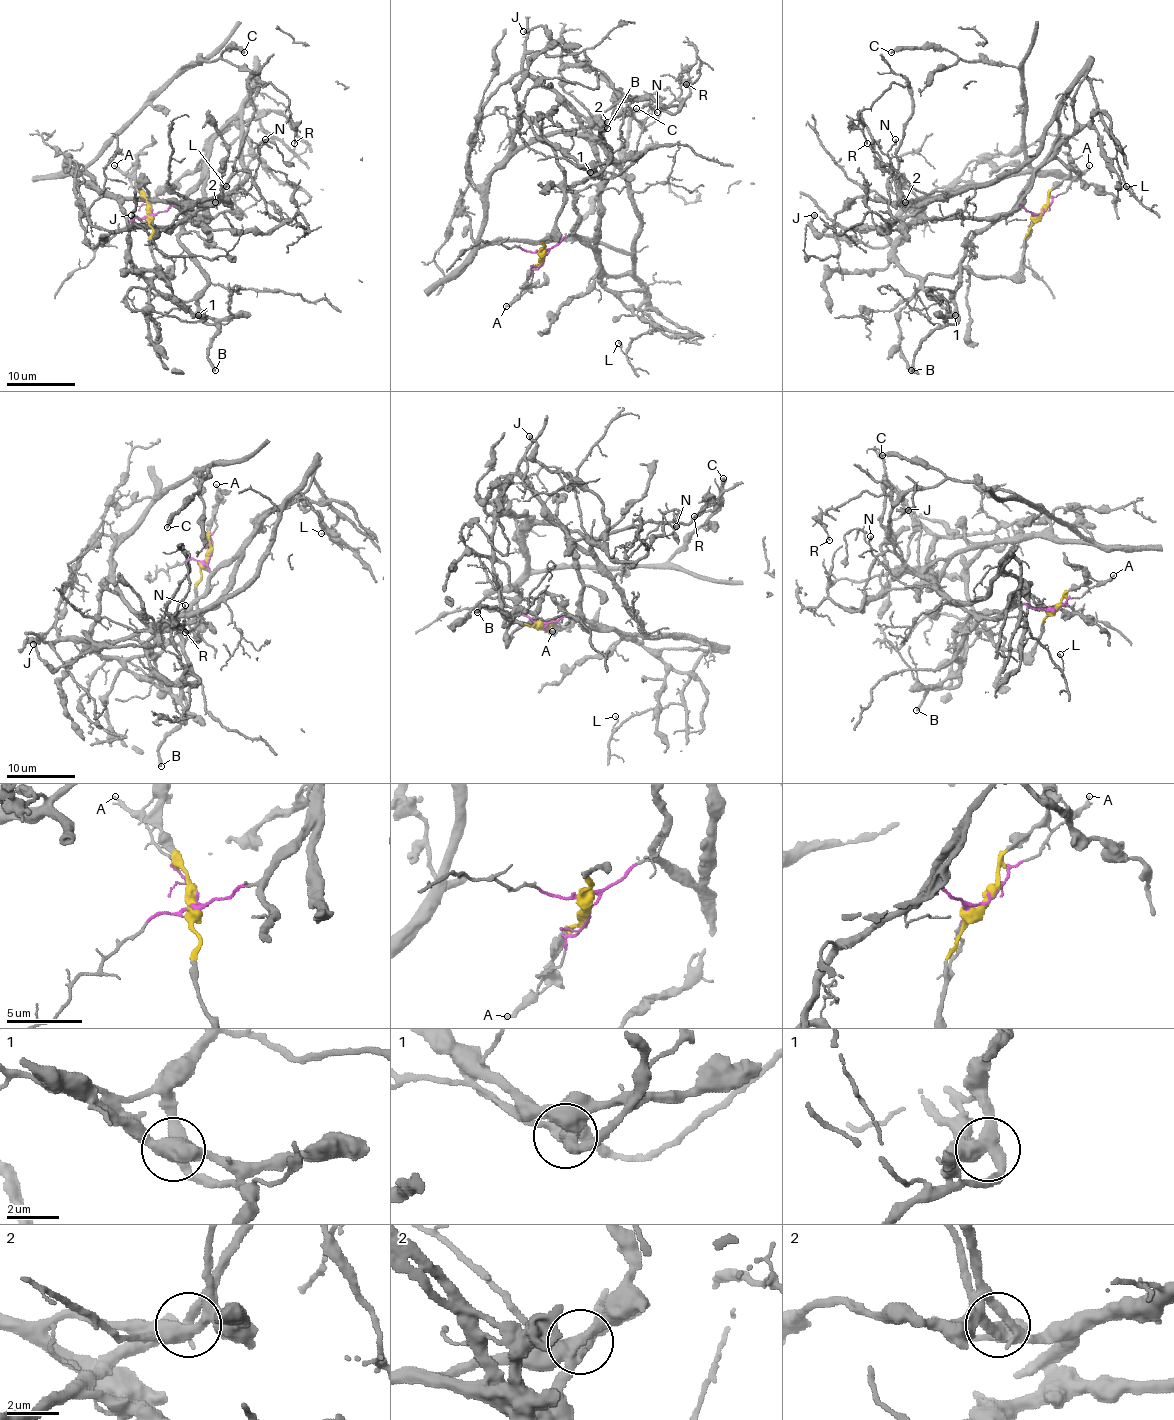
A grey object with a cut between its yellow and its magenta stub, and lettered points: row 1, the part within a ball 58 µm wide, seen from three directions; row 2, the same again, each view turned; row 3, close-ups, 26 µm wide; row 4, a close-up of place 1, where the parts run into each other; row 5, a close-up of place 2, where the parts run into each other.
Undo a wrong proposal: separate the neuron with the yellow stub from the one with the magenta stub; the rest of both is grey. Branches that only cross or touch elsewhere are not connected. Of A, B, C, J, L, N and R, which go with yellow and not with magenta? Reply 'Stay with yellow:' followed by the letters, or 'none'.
Stay with yellow: C, J

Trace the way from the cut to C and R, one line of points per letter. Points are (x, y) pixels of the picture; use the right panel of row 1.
C: (1039, 214), (1012, 276), (917, 278), (898, 262), (895, 240), (927, 204), (1027, 166), (1017, 68), (891, 53)
R: (1039, 214), (1019, 194), (1055, 118), (1012, 169), (929, 204), (900, 188), (910, 87), (859, 114), (867, 144)

